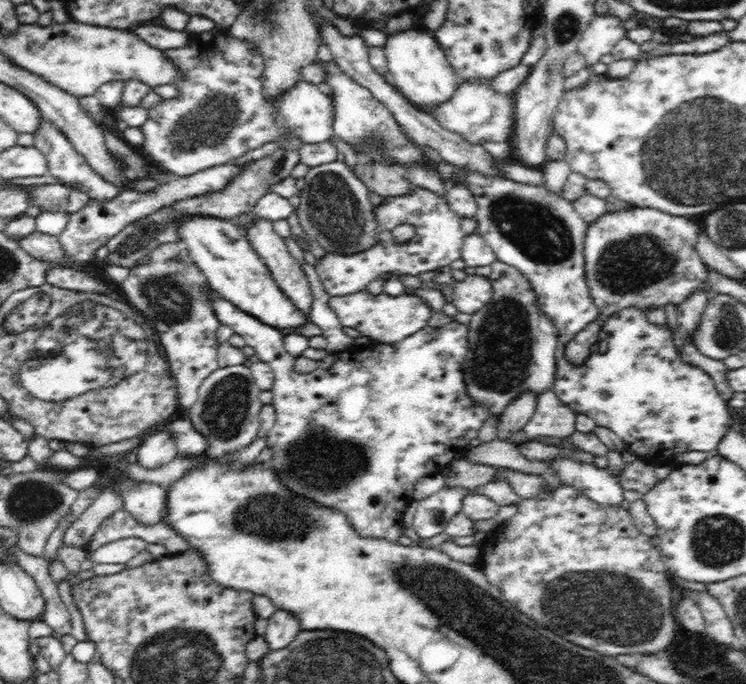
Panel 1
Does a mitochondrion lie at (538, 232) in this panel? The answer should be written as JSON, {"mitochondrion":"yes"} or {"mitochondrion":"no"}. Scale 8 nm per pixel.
{"mitochondrion":"yes"}

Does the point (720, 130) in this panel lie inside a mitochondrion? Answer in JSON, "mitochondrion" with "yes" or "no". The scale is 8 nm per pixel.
{"mitochondrion":"yes"}

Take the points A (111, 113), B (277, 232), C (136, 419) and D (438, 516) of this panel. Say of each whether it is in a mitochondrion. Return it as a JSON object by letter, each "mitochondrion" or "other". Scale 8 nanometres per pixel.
{"A":"other","B":"other","C":"other","D":"mitochondrion"}

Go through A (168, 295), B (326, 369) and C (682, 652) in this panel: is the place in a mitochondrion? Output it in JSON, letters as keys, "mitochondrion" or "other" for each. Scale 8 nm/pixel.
{"A":"mitochondrion","B":"other","C":"other"}

